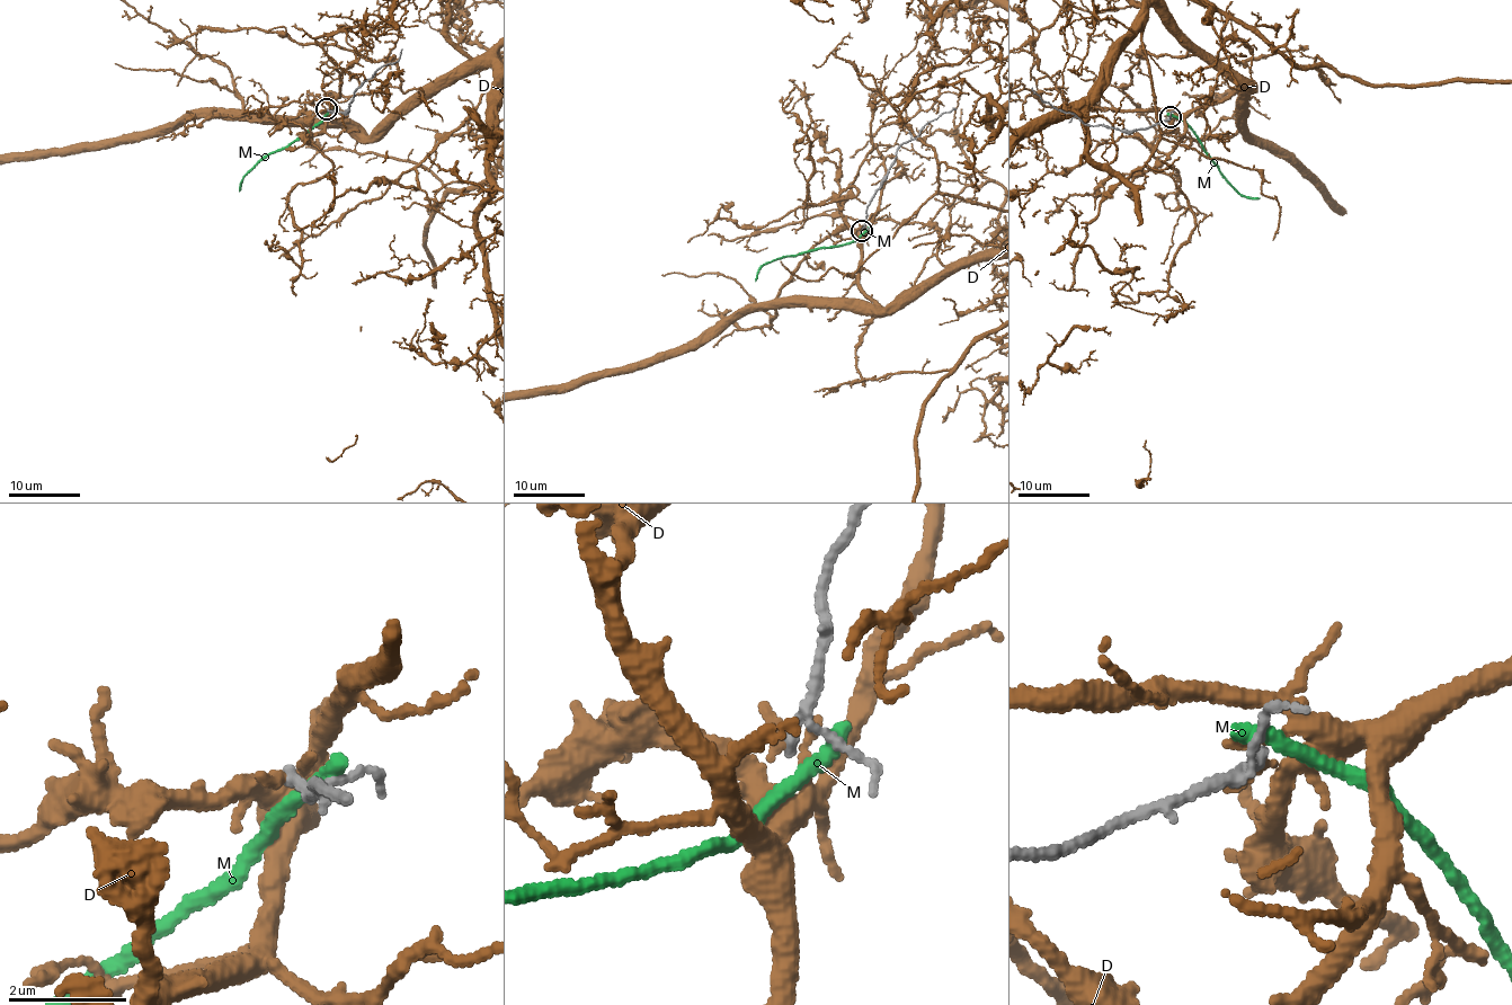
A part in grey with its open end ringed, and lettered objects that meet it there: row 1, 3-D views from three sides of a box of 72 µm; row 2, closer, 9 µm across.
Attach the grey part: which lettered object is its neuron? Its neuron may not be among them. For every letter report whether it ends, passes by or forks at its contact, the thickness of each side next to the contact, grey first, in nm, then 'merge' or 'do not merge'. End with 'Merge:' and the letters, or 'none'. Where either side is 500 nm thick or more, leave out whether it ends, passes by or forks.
D: it forks | 140/160 nm | do not merge
M: it ends | 90/280 nm | do not merge
Merge: none

